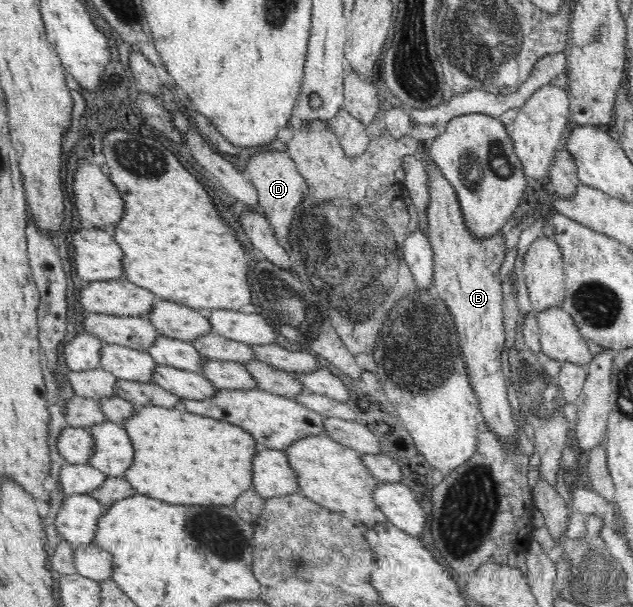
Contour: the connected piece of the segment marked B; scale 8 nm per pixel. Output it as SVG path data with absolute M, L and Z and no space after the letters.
M429 156L427 159L427 172L429 173L430 205L426 212L427 233L430 245L433 249L434 278L432 278L435 296L445 302L450 315L454 318L454 326L459 336L459 347L463 361L465 362L469 383L479 402L479 409L483 416L483 422L505 444L517 444L516 432L518 425L512 413L512 406L507 398L508 387L506 387L506 376L502 370L502 352L504 352L504 316L502 312L503 296L500 281L500 267L504 262L506 250L506 237L502 232L486 239L476 239L472 233L468 233L464 224L464 217L458 195L450 182L444 178L442 173Z

